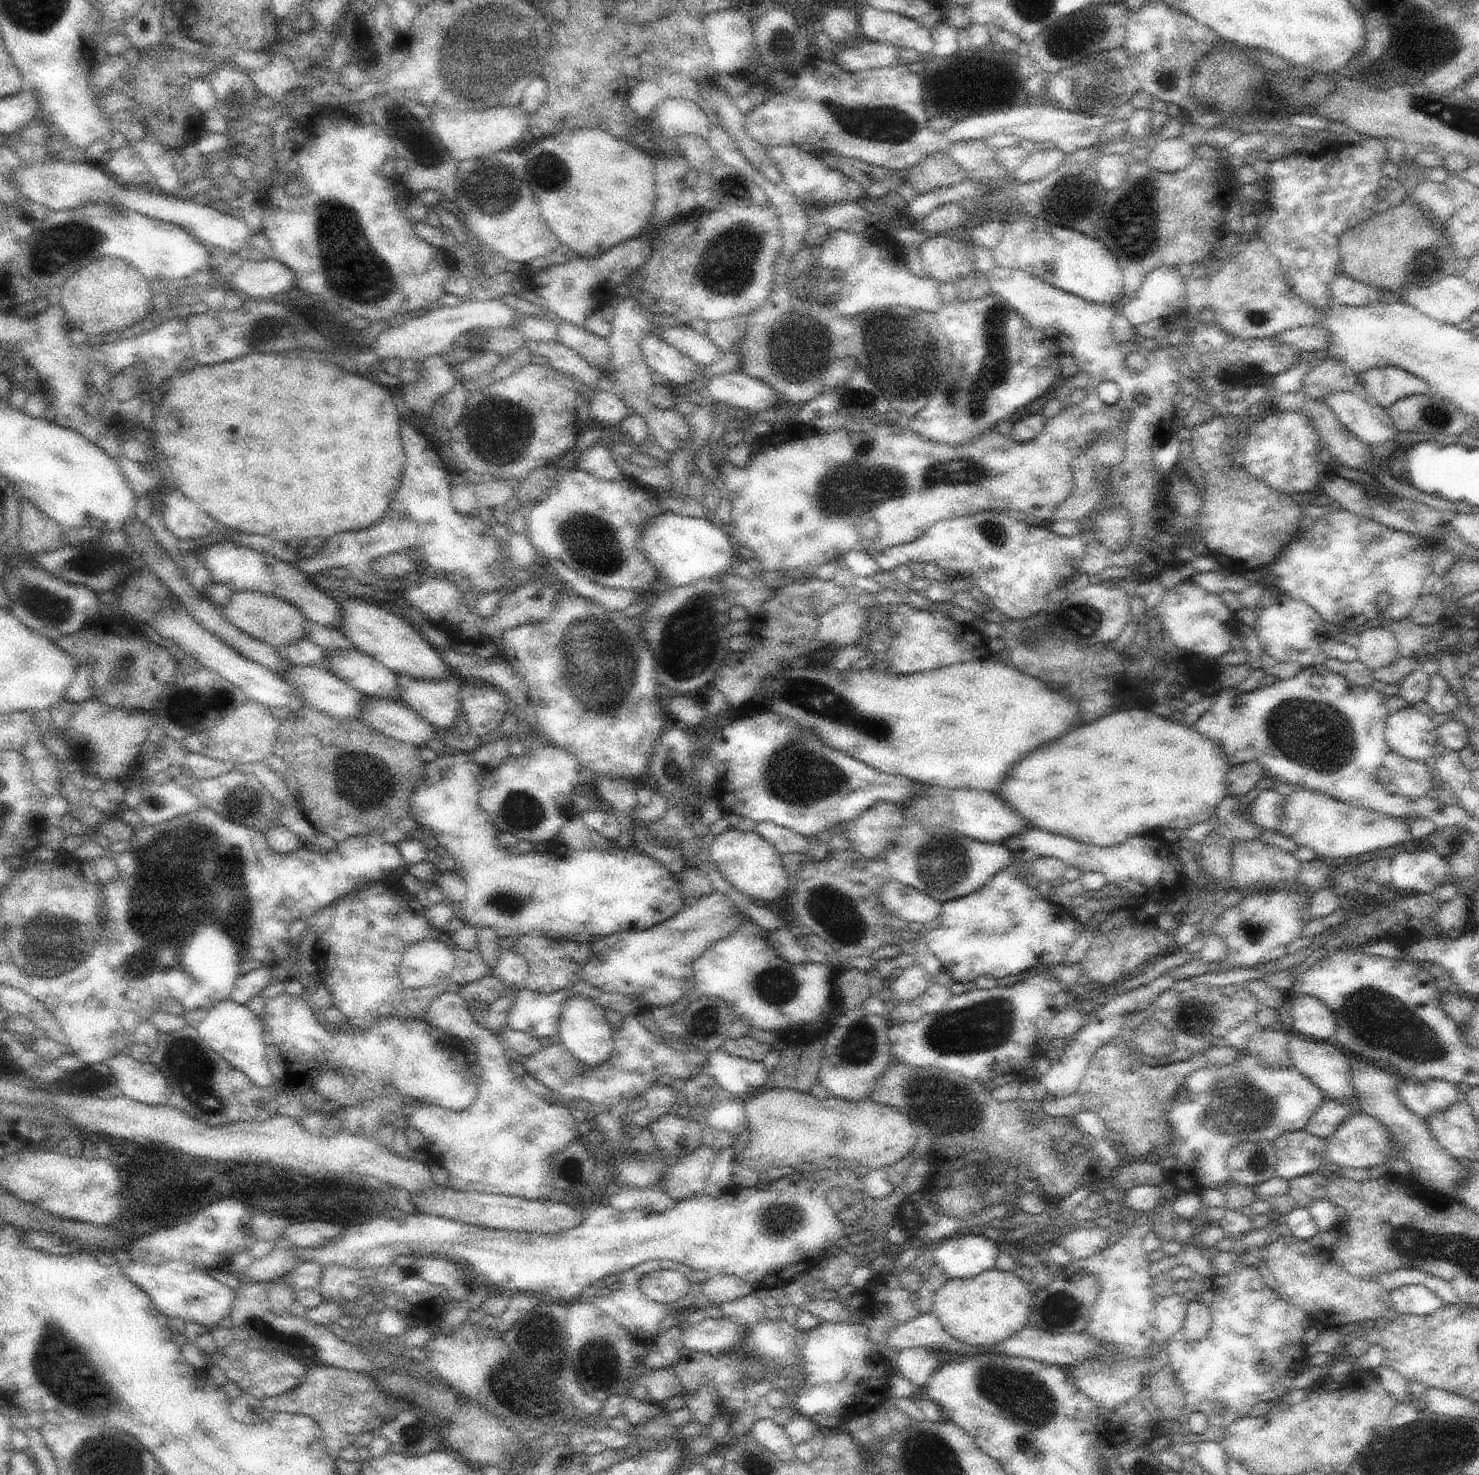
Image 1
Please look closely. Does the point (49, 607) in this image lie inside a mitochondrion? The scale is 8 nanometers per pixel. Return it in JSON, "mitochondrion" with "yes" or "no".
{"mitochondrion":"yes"}

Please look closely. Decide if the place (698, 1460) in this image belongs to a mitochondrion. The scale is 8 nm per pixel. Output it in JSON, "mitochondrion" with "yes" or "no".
{"mitochondrion":"no"}

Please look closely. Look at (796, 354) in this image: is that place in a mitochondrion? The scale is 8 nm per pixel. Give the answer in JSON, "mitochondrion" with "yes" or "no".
{"mitochondrion":"yes"}

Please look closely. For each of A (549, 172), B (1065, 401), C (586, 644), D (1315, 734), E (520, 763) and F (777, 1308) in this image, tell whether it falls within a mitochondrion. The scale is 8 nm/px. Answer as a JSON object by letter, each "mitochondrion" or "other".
{"A":"mitochondrion","B":"other","C":"mitochondrion","D":"mitochondrion","E":"other","F":"other"}

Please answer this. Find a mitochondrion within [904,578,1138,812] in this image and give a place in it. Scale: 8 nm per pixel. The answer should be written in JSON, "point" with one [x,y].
{"point":[1080,621]}

